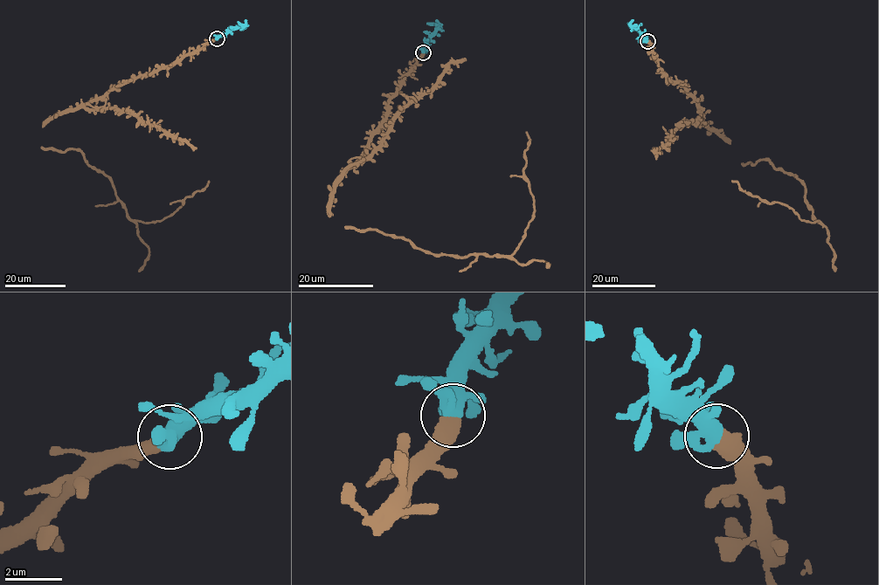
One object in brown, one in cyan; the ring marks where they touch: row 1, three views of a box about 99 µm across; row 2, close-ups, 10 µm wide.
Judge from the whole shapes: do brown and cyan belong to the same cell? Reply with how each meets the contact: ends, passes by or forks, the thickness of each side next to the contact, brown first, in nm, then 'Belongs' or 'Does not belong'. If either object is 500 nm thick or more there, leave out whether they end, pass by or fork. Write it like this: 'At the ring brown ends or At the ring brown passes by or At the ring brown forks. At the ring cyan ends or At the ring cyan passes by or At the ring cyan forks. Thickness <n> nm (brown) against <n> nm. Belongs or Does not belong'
Thickness 550 nm (brown) against 380 nm. Belongs

